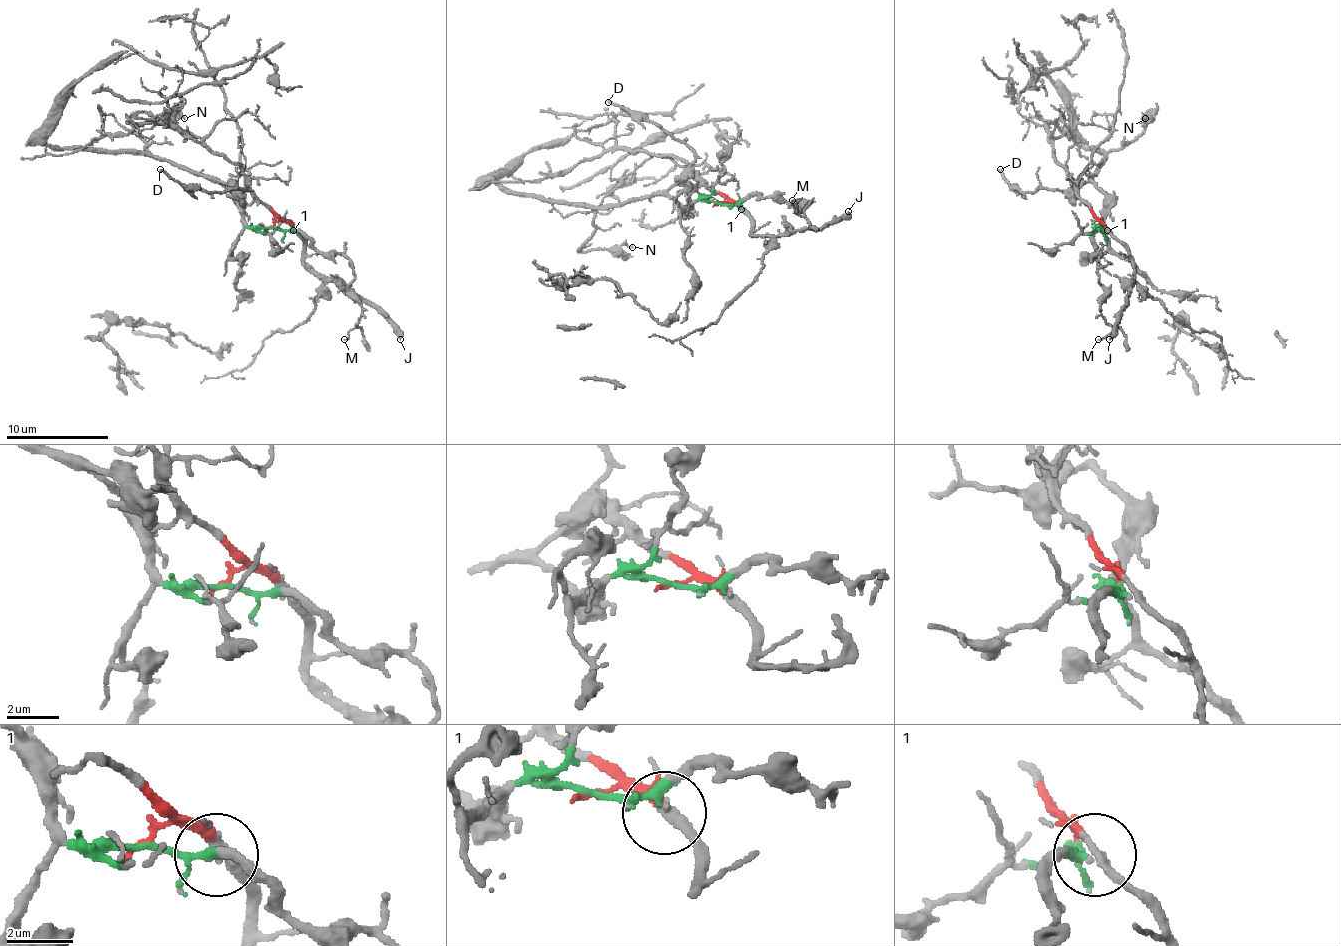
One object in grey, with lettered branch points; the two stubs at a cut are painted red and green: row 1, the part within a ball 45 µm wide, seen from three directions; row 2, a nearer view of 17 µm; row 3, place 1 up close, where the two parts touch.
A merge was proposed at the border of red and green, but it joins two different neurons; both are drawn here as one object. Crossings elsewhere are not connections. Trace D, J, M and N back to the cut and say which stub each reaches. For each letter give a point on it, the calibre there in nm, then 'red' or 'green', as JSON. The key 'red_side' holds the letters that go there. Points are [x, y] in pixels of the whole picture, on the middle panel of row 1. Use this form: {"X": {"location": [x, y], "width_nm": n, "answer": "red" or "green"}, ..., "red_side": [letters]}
{"D": {"location": [608, 102], "width_nm": 160, "answer": "green"}, "J": {"location": [848, 211], "width_nm": 400, "answer": "red"}, "M": {"location": [792, 200], "width_nm": 110, "answer": "green"}, "N": {"location": [632, 247], "width_nm": 160, "answer": "green"}, "red_side": ["J"]}

